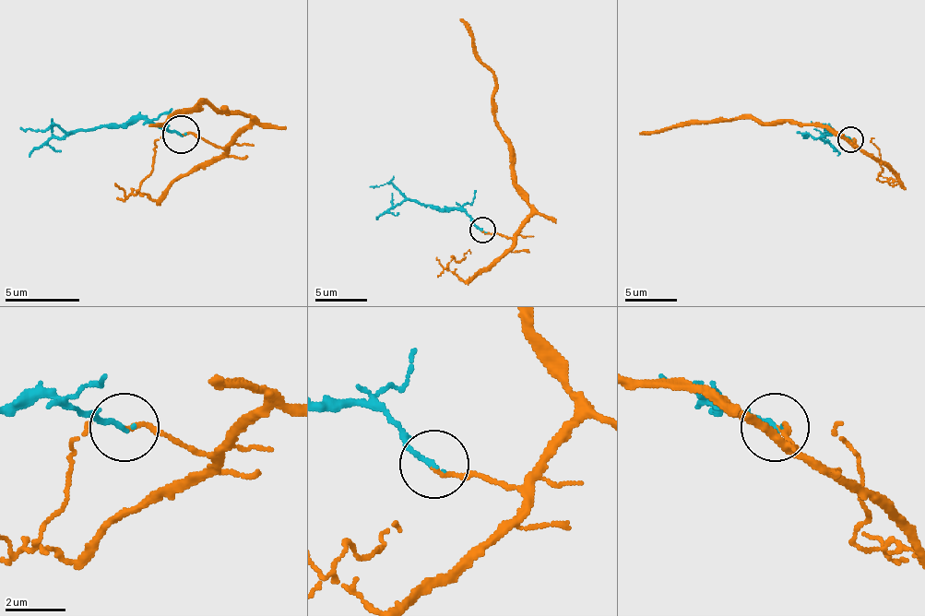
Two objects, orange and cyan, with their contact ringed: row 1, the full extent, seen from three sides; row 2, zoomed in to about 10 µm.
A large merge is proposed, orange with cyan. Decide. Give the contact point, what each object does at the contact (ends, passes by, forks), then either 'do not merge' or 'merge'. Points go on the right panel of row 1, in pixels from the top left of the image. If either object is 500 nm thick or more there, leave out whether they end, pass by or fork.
at (850, 139); orange ends there; cyan ends there; merge

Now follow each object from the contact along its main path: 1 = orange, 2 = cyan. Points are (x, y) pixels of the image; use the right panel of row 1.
1: (851, 138), (859, 149), (824, 128), (762, 123), (741, 118), (696, 120), (639, 134)
2: (851, 138), (830, 128), (822, 136), (804, 136), (806, 134)

